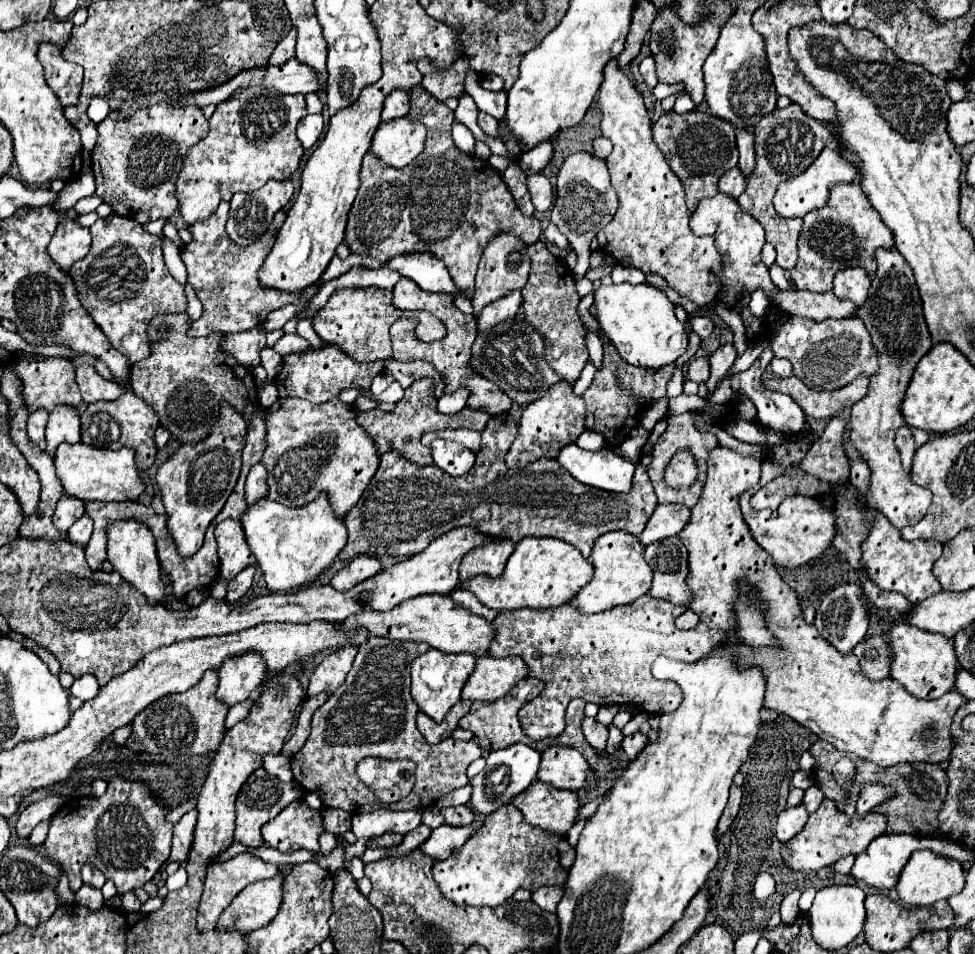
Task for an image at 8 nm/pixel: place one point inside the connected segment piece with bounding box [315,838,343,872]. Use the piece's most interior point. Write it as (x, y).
(335, 859)

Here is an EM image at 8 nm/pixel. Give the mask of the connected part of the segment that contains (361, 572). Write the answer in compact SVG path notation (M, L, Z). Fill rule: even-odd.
M357 556L347 566L343 566L331 580L331 586L335 590L349 590L355 584L367 580L369 576L375 576L381 572L381 562L373 556Z

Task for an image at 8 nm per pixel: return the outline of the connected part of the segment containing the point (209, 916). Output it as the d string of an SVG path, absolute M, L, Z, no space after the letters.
M243 852L243 854L237 854L233 856L231 860L227 862L215 862L209 866L207 870L207 880L205 880L205 892L201 896L201 902L199 902L199 912L197 912L197 930L199 932L207 932L207 930L213 930L217 926L217 920L221 916L221 912L233 902L233 898L251 882L257 882L257 880L267 880L267 878L273 878L275 874L279 872L279 868L275 864L267 864L263 862L261 858L253 856L251 852Z

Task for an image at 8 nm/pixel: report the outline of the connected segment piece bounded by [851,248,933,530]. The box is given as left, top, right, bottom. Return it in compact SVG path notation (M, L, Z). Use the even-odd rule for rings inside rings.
M879 248L875 252L877 272L869 288L869 296L865 304L859 308L857 316L865 322L875 348L879 350L879 368L871 378L867 396L853 404L851 412L851 442L859 450L861 458L867 462L871 470L867 504L881 512L895 528L915 526L927 512L931 504L931 492L927 488L915 486L907 472L901 466L899 450L895 448L895 432L903 424L901 416L901 400L909 386L911 374L917 362L929 352L933 346L931 334L923 320L921 298L915 286L913 270L905 262L905 258L895 250Z

